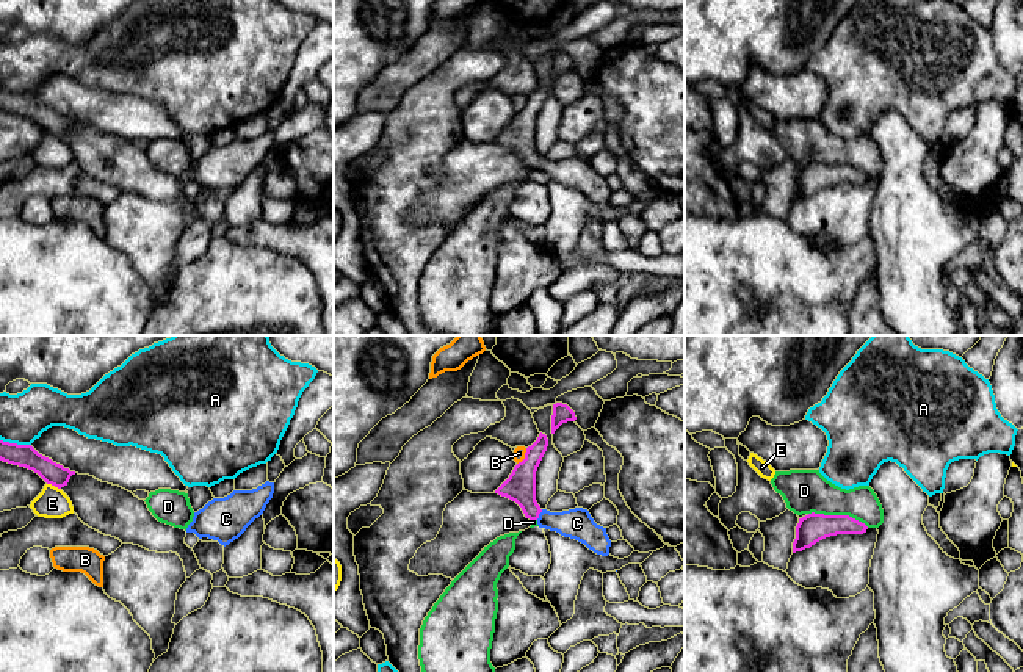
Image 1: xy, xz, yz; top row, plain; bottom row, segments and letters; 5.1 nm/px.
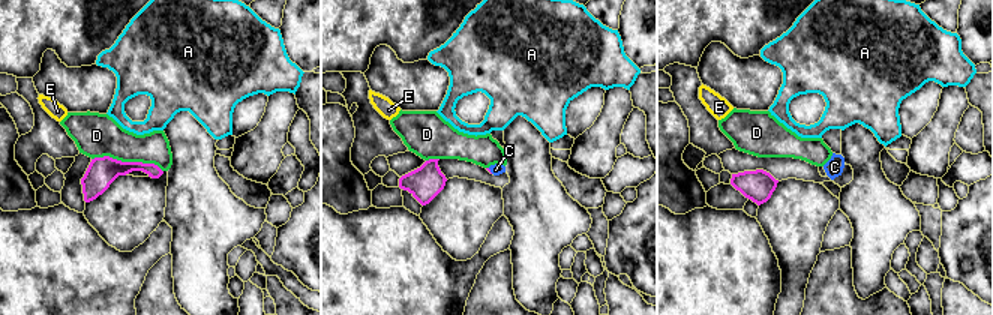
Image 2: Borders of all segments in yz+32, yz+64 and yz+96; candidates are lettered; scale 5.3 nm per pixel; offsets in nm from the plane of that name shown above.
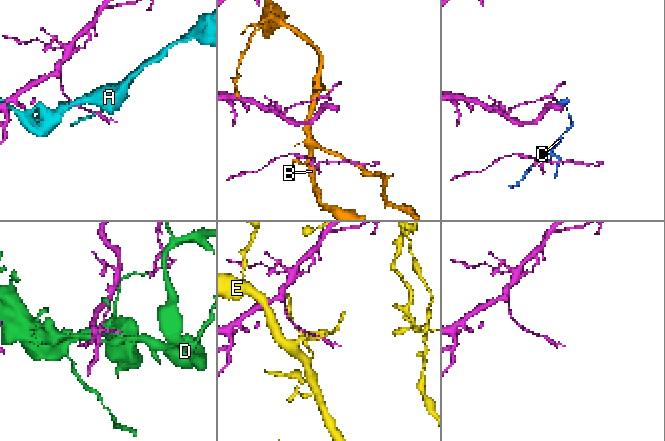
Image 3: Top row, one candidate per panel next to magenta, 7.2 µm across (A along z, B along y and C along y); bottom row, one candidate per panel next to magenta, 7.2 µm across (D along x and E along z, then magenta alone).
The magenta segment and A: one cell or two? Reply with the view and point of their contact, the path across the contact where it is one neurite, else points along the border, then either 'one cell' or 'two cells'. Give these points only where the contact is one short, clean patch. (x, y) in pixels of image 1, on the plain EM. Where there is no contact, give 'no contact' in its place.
contact xy (16, 93); two cells

